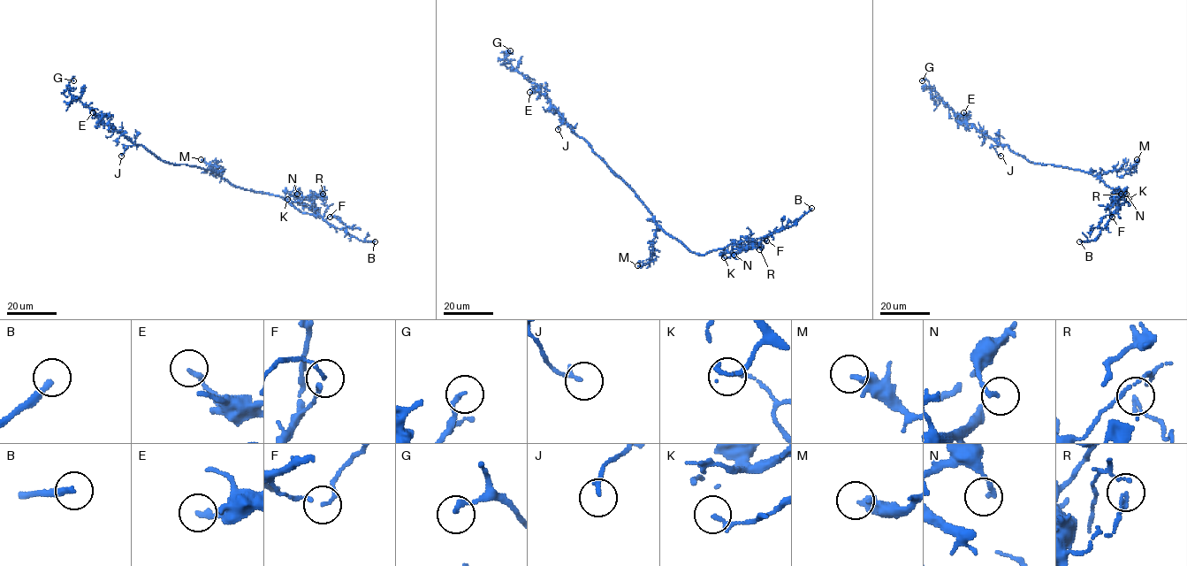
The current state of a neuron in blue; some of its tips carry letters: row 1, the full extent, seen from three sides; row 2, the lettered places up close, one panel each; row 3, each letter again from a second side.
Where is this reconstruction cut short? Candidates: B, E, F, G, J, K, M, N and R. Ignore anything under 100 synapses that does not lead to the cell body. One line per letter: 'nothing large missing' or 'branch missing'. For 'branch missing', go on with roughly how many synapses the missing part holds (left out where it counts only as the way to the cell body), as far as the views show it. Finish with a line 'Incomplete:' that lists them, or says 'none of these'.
B: branch missing
E: nothing large missing
F: nothing large missing
G: nothing large missing
J: nothing large missing
K: nothing large missing
M: nothing large missing
N: nothing large missing
R: nothing large missing
Incomplete: B

